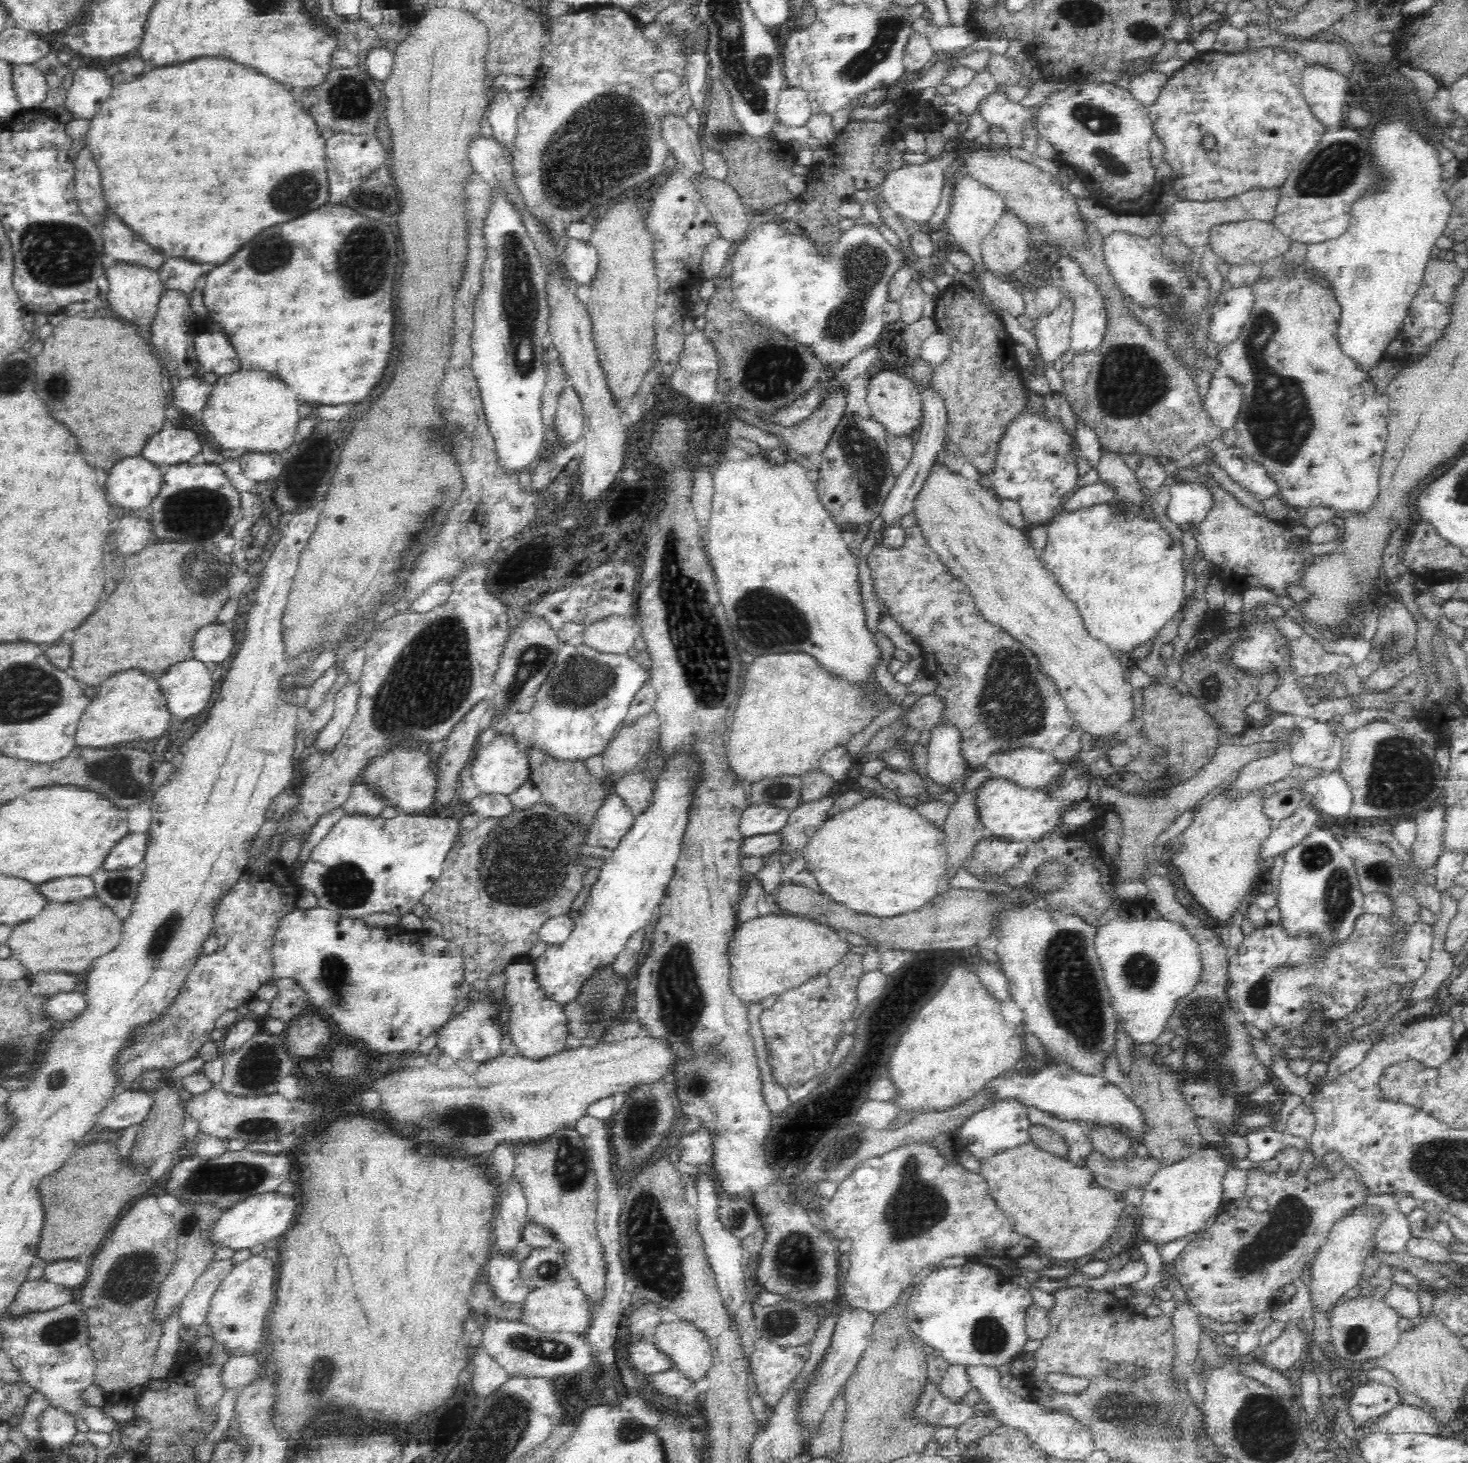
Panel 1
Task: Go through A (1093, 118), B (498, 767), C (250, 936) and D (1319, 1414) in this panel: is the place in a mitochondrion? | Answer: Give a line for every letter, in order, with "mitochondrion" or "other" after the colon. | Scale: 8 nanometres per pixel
A: mitochondrion
B: other
C: mitochondrion
D: other

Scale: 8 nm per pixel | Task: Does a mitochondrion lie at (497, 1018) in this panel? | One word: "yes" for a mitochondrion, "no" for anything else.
no

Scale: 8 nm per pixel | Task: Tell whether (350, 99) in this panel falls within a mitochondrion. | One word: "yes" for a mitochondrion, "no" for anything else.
yes

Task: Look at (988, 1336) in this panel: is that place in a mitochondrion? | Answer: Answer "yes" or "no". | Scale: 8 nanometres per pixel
yes

